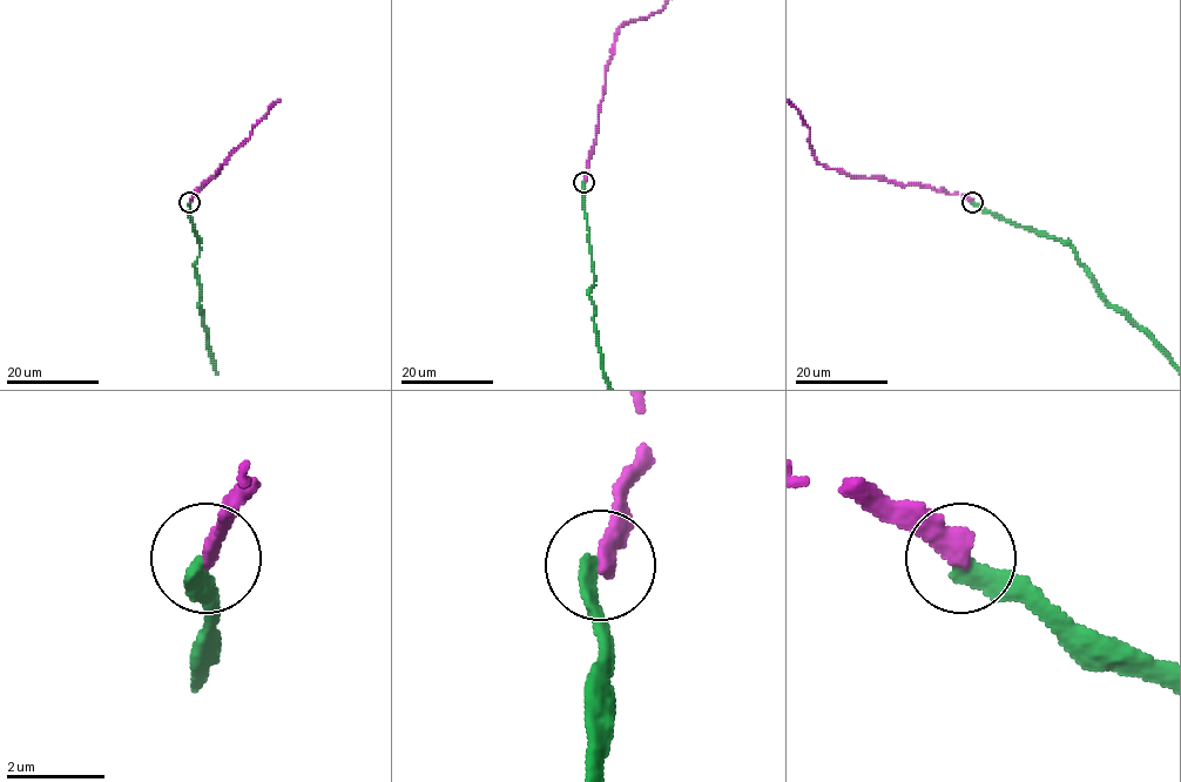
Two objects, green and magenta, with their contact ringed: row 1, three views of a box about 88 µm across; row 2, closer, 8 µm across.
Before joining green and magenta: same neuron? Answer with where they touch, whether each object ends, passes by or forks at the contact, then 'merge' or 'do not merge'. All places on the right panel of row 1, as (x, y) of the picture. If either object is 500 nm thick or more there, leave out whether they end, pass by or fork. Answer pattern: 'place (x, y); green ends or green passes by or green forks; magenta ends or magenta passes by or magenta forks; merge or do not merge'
place (972, 202); green ends; magenta ends; do not merge

